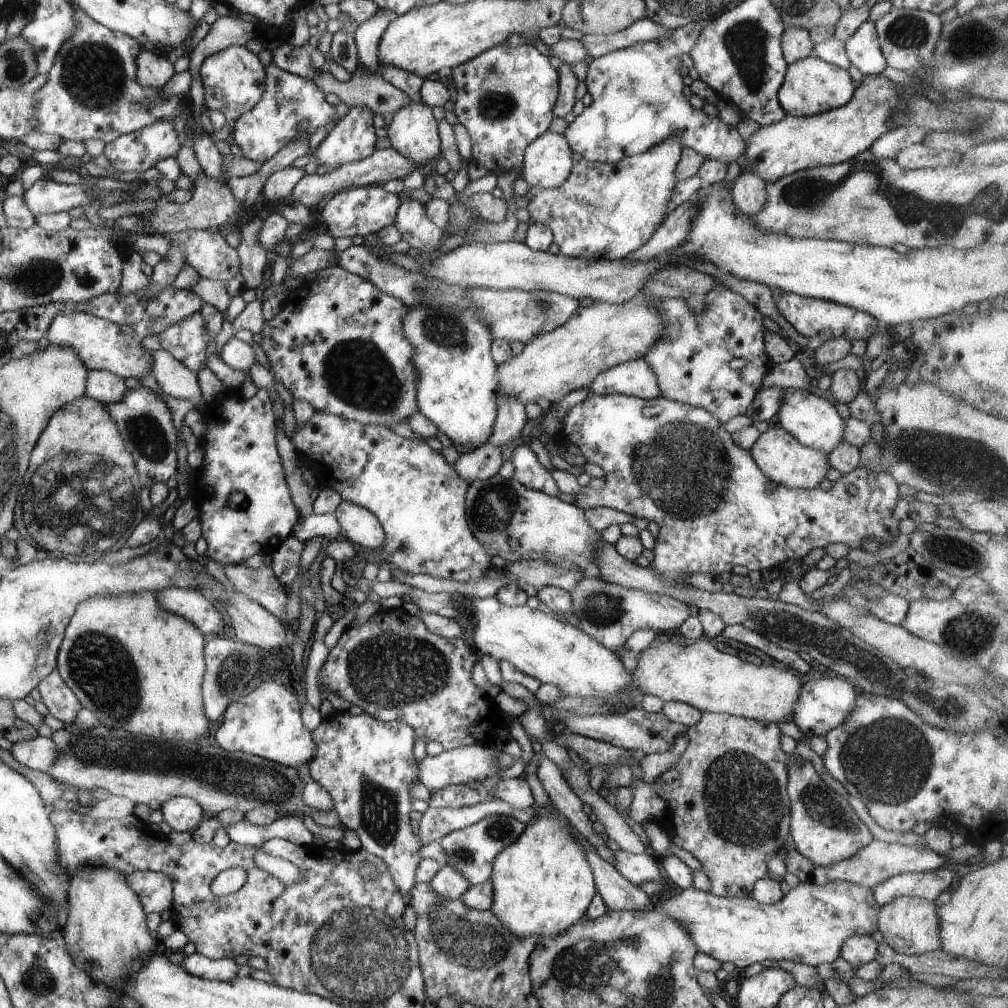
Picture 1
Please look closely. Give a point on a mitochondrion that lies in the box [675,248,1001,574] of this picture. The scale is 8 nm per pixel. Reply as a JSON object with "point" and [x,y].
{"point":[955,550]}

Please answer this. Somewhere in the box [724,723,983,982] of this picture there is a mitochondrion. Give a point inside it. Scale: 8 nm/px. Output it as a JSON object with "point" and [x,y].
{"point":[819,805]}

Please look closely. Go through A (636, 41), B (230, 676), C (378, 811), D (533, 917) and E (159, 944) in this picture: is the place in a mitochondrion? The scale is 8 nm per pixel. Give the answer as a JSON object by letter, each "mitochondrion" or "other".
{"A":"other","B":"mitochondrion","C":"mitochondrion","D":"other","E":"other"}

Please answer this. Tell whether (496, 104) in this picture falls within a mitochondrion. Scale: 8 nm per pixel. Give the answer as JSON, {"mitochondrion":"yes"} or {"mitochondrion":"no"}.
{"mitochondrion":"yes"}

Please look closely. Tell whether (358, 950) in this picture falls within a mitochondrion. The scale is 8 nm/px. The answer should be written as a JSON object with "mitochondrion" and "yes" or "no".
{"mitochondrion":"yes"}

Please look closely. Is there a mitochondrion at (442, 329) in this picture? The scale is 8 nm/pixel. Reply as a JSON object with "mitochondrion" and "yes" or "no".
{"mitochondrion":"yes"}

